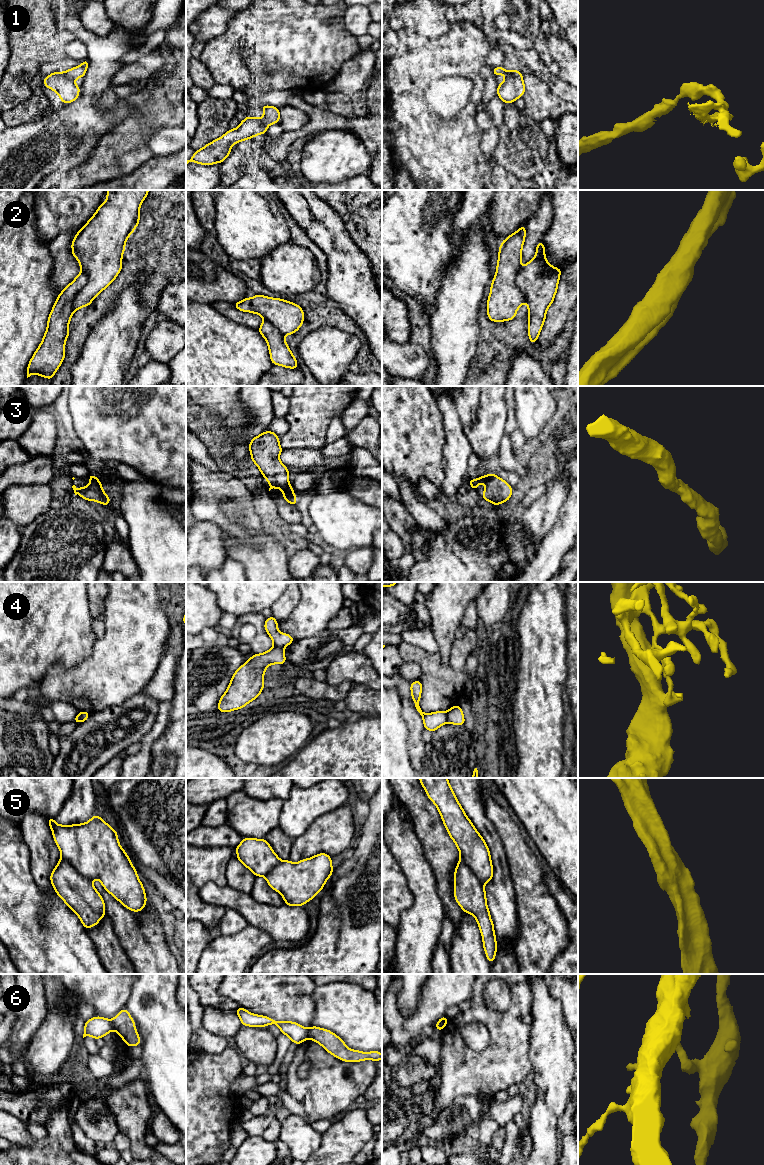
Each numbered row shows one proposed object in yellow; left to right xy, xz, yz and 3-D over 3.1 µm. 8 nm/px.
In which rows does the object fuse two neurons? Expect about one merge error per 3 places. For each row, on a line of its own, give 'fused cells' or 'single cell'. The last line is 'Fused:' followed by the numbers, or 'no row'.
1: fused cells
2: single cell
3: single cell
4: fused cells
5: single cell
6: fused cells
Fused: 1, 4, 6

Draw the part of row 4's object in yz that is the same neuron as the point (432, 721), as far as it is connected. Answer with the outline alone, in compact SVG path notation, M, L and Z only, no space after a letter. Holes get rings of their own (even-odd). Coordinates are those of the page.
M414 681L410 684L411 696L413 698L415 707L417 711L420 713L424 723L424 729L429 730L430 732L434 732L440 726L447 723L447 715L445 711L436 711L434 713L423 713L420 706L419 701L422 692L422 681Z

